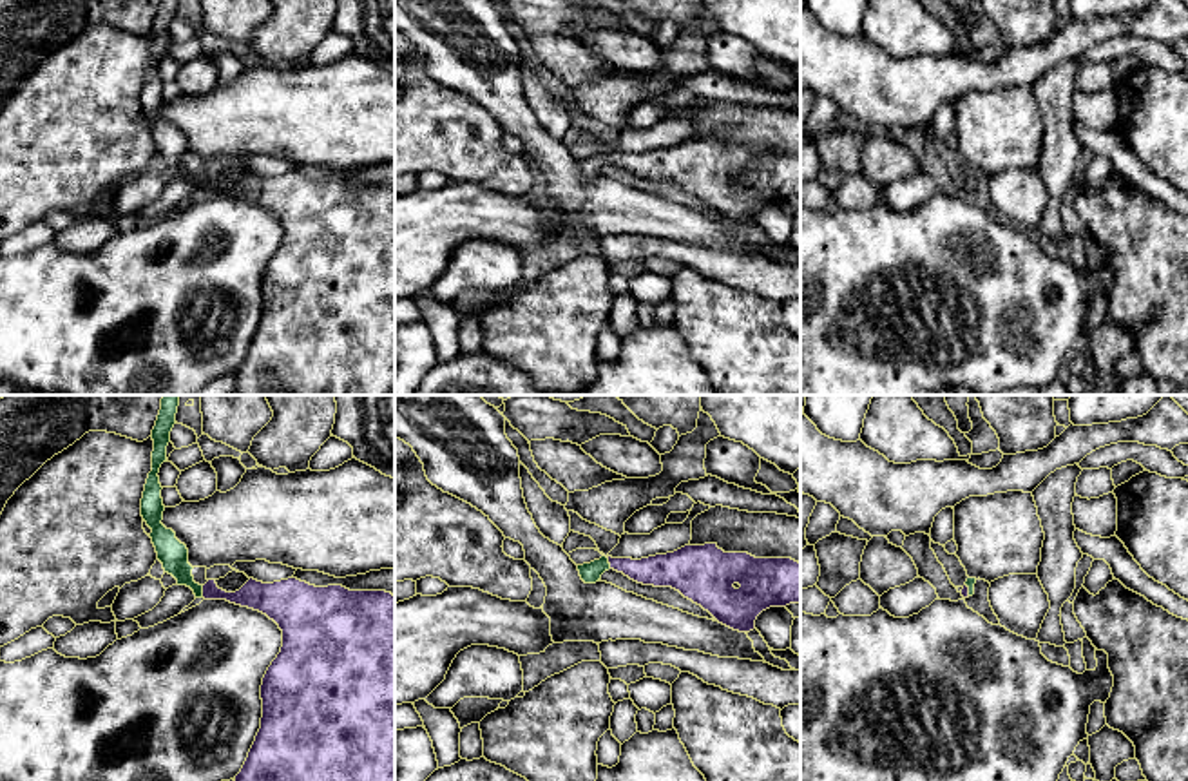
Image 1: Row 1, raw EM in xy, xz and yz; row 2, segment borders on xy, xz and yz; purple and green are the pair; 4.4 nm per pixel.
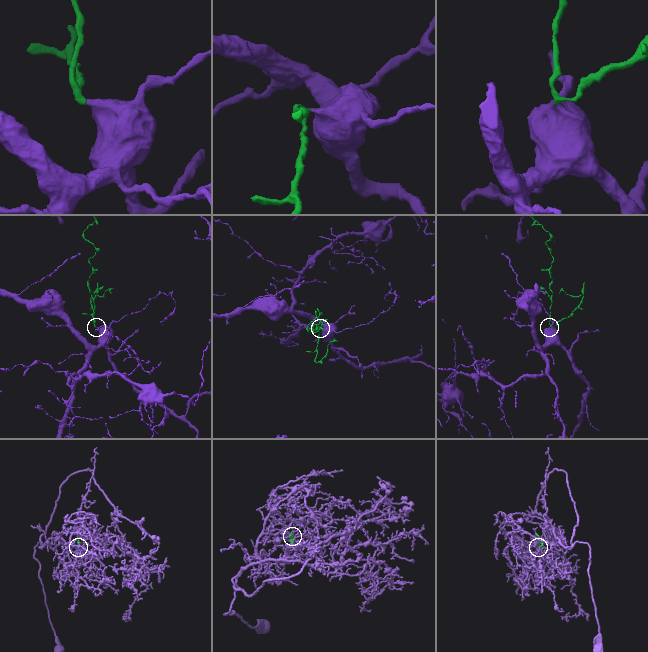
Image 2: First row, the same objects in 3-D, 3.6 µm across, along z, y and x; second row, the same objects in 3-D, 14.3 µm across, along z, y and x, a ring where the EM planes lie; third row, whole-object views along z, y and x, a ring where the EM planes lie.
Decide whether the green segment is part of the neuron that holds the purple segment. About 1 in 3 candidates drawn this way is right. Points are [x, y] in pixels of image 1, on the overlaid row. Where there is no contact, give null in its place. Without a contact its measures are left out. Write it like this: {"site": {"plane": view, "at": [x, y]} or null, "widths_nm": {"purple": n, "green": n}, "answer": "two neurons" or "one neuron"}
{"site": {"plane": "xy", "at": [203, 591]}, "widths_nm": {"purple": 130, "green": 130}, "answer": "one neuron"}

